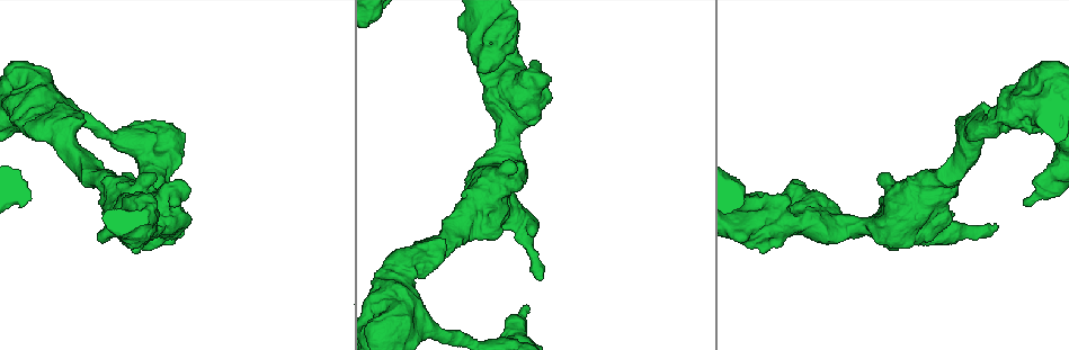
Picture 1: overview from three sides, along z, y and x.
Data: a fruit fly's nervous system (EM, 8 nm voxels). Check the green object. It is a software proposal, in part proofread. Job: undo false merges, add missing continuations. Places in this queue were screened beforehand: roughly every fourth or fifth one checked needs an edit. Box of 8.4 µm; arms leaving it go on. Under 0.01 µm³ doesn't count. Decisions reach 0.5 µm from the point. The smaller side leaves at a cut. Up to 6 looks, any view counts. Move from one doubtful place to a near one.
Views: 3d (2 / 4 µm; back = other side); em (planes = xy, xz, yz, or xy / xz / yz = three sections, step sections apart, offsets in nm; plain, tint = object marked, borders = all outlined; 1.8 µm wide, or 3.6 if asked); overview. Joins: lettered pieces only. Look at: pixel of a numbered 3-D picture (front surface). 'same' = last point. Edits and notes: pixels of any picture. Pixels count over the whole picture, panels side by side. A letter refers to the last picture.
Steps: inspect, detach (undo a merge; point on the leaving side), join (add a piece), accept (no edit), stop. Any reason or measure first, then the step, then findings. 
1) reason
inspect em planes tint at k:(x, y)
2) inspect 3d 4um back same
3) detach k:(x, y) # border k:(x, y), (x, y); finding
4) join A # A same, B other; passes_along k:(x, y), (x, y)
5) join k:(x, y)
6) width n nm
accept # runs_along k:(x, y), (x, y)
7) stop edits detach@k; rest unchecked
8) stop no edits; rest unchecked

calibre changes
inspect em 3.6um planes borders at 1:(158, 183)

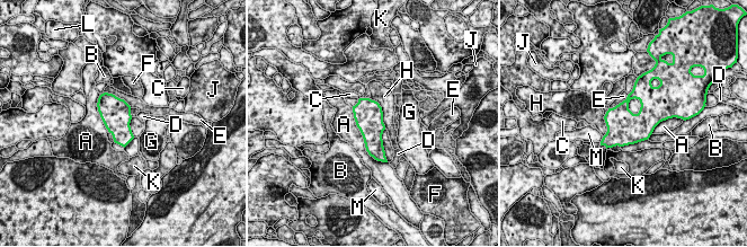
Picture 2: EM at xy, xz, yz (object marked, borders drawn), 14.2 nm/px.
accept # A other, B other, C other, D other, E other, F other, G other, H other, J other, K other, L other, M other; border 2:(368, 98), (381, 107), (385, 128); one cell here

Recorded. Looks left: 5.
thick turns thin
inspect 3d 4um back at 1:(929, 217)

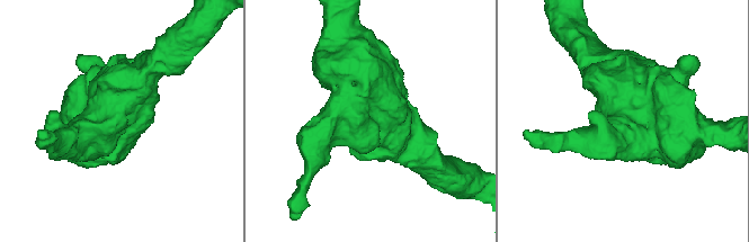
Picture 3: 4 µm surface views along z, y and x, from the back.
shape alone is not enough
inspect em 3.6um planes tint at 3:(102, 121)

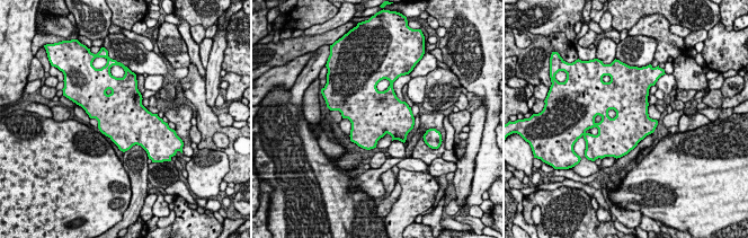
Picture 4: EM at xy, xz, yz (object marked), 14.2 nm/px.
what lies round it
inspect em 3.6um planes borders same

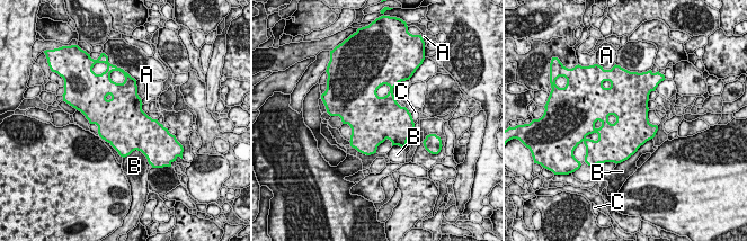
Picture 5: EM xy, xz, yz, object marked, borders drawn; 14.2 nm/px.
accept # A other, B other, C other; border 5:(652, 137), (647, 140), (621, 162); one cell here

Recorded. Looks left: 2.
inspect em 3.6um planes borders at 1:(770, 222)

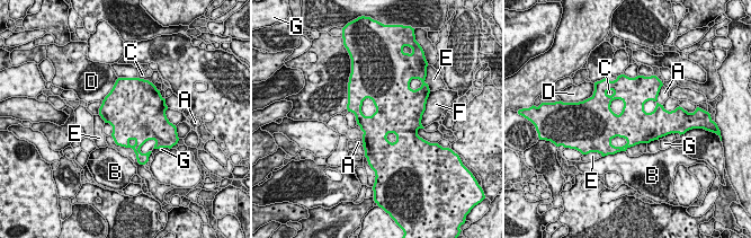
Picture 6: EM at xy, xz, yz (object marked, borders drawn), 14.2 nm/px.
longest_contact D 320 nm
accept # A other, B other, C other, D other, E other, F other, G other; continuous, no second cell

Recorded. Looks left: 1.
stop no edits; rest unchecked

